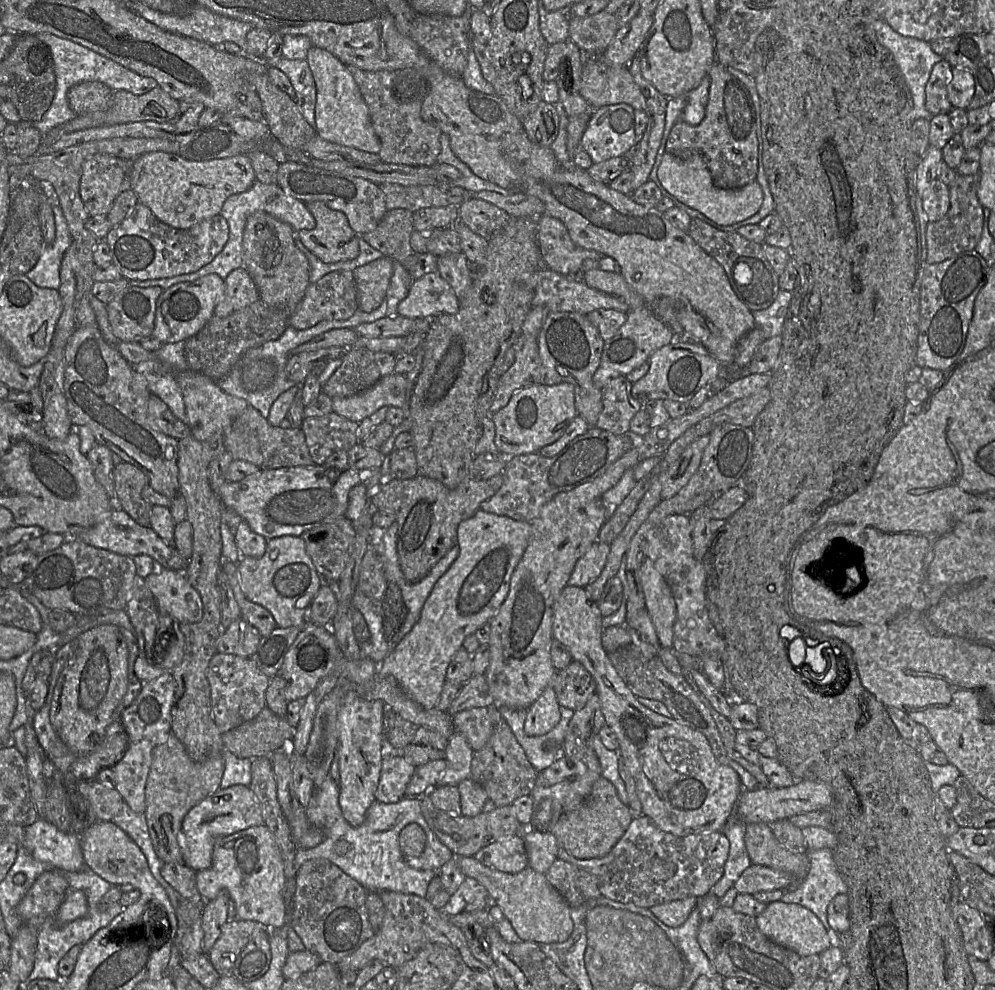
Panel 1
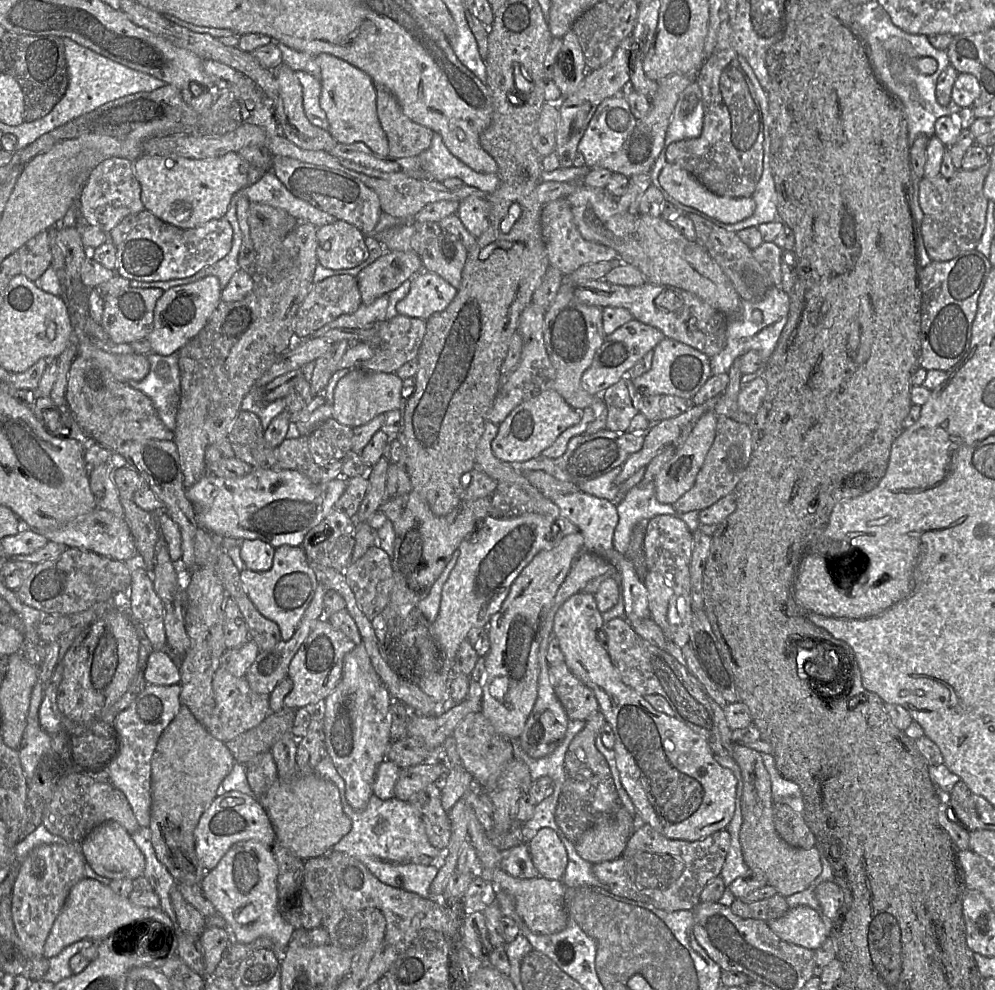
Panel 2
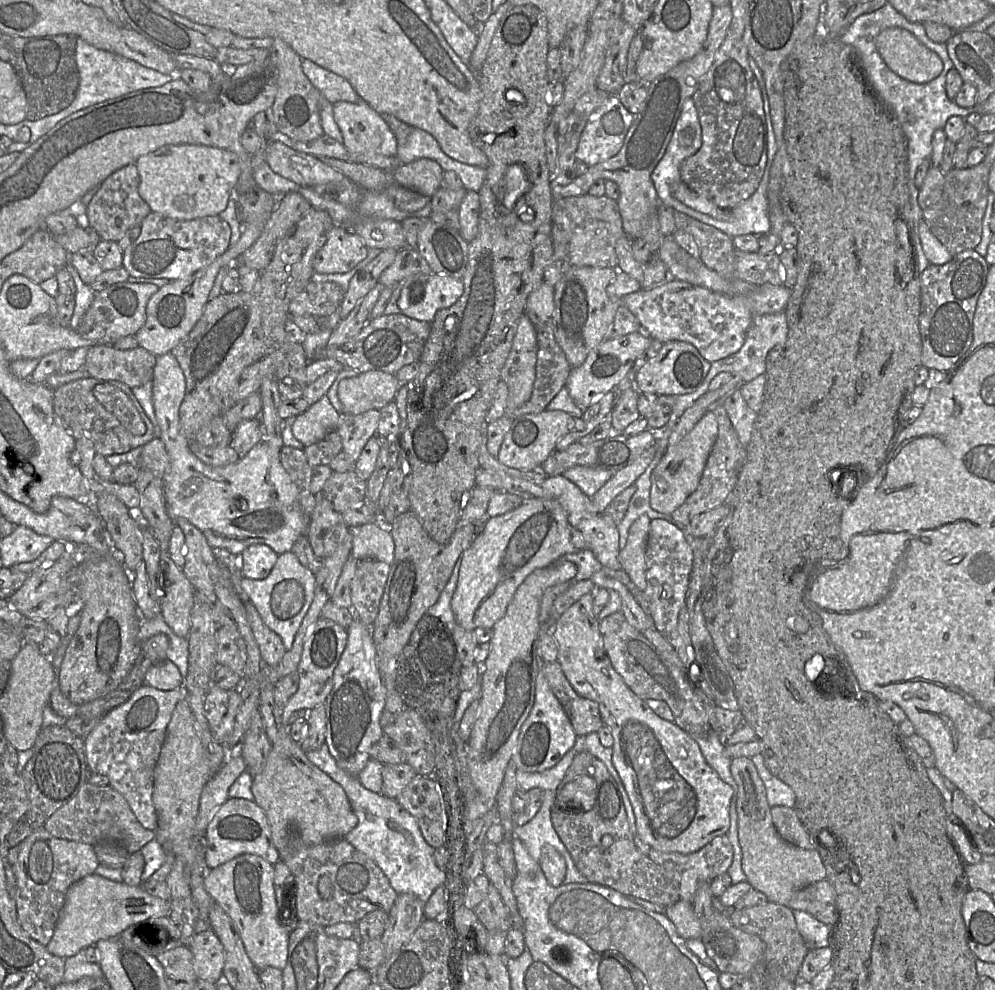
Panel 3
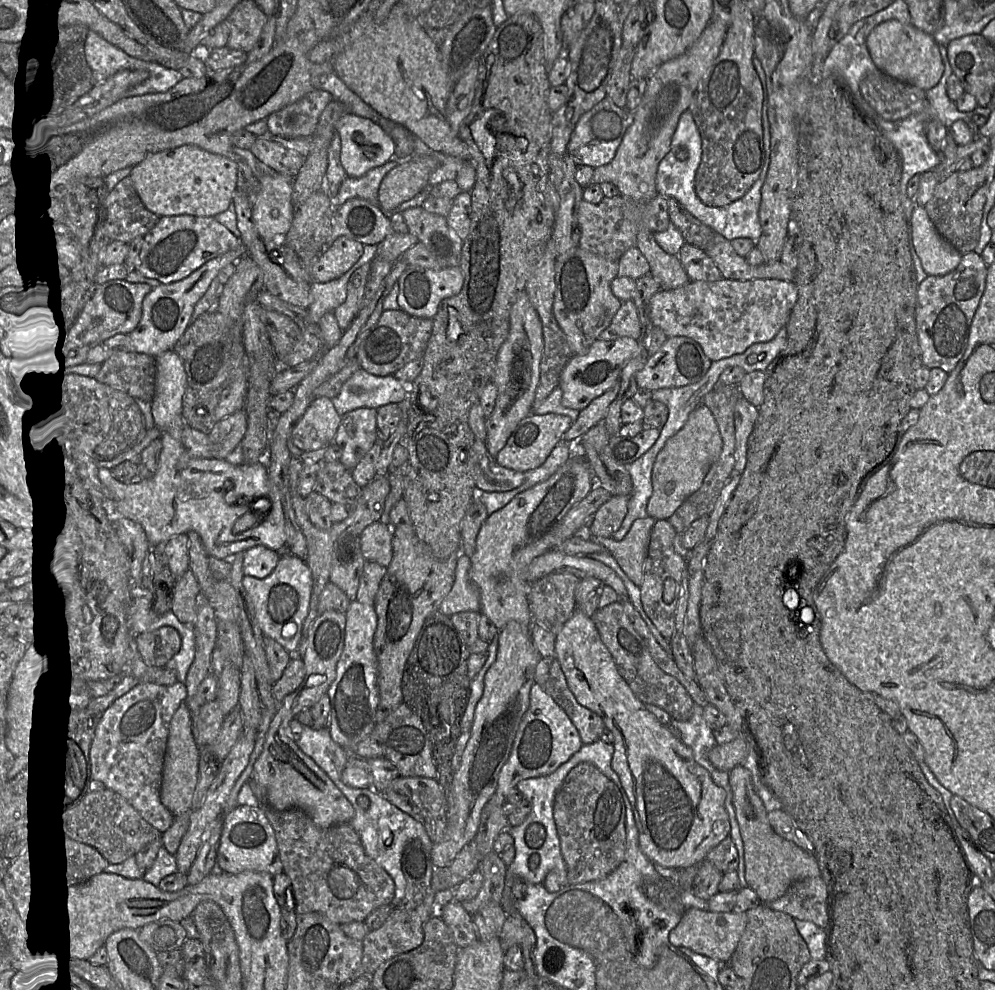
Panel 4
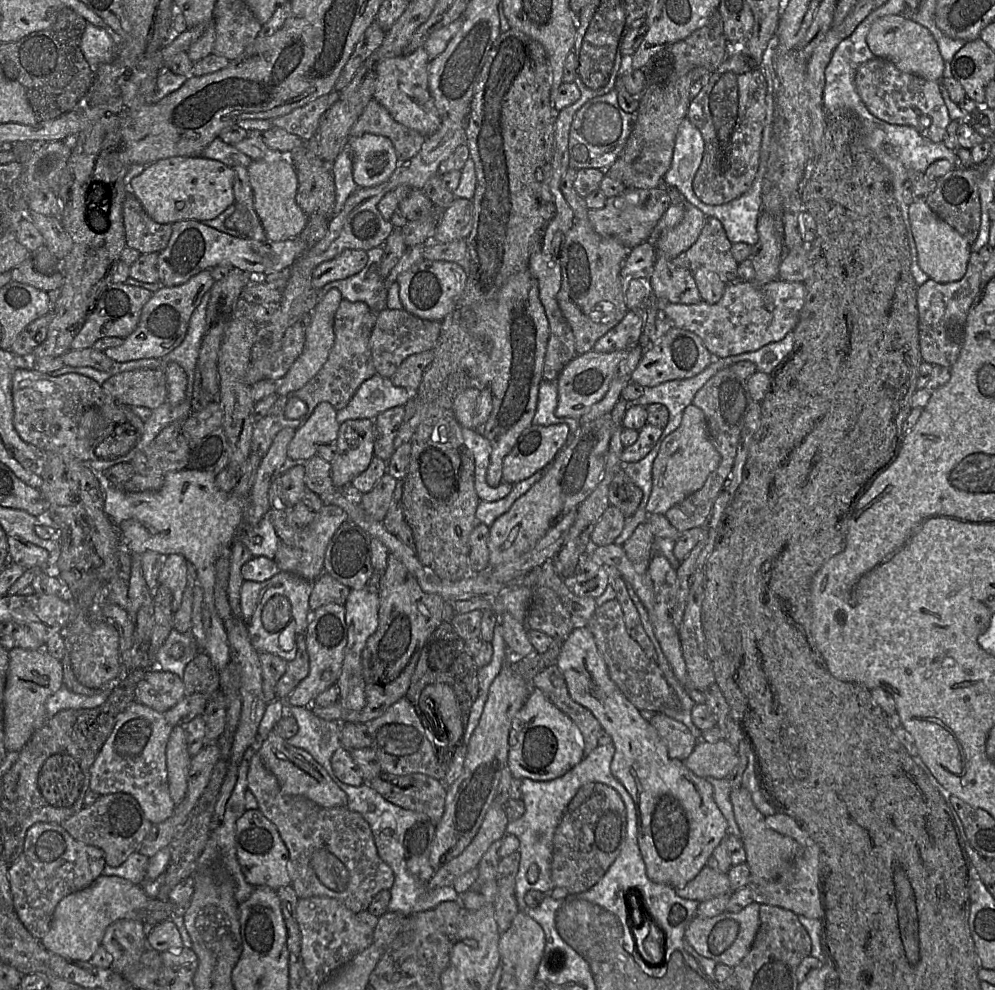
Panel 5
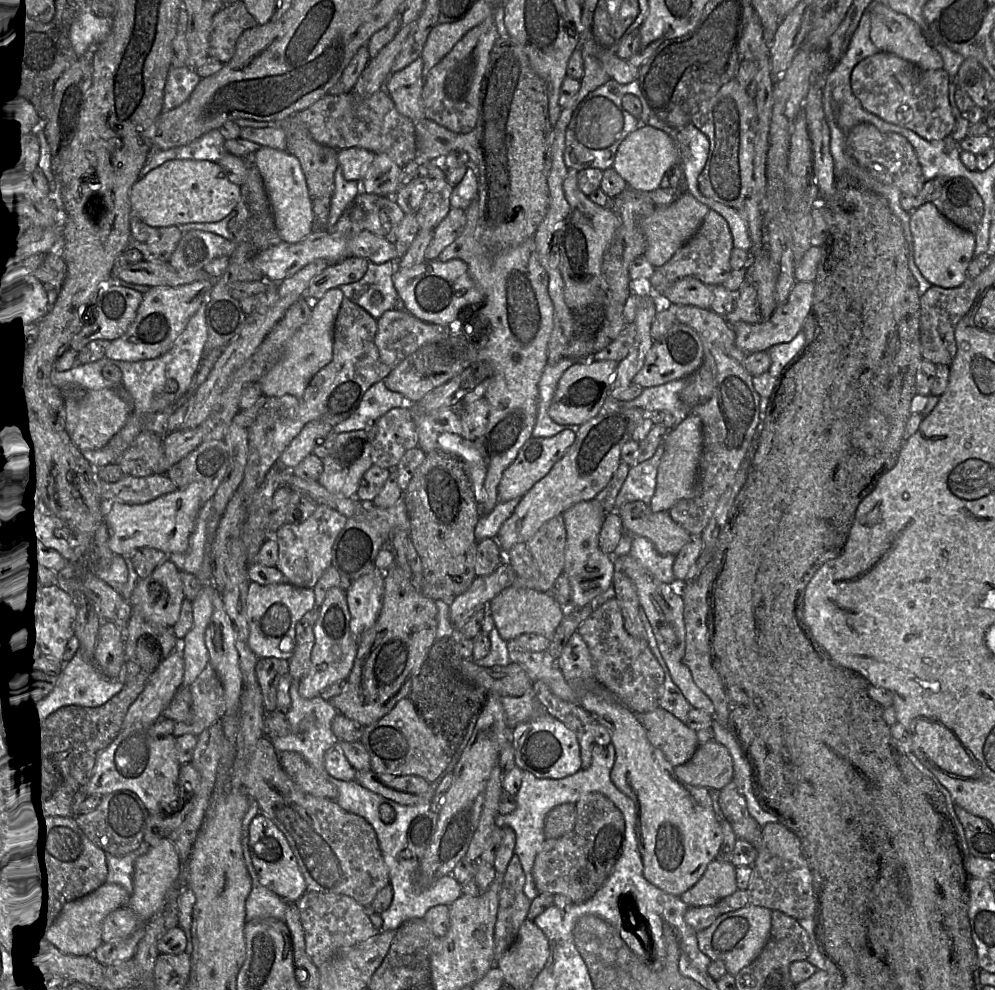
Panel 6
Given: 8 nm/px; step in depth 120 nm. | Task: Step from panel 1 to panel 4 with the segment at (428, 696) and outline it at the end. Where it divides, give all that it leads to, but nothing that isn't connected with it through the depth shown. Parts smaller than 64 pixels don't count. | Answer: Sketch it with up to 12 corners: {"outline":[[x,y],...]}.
{"outline":[[576,451],[488,516],[469,577],[500,631],[532,625],[526,572],[550,550],[604,552],[568,512],[597,484]]}

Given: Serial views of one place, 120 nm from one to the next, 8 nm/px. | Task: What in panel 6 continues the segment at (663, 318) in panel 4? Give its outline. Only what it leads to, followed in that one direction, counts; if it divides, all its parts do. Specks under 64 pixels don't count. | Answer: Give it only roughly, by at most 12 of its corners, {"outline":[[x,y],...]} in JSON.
{"outline":[[796,282],[759,324],[729,323],[744,354],[767,351],[802,332],[813,282]]}

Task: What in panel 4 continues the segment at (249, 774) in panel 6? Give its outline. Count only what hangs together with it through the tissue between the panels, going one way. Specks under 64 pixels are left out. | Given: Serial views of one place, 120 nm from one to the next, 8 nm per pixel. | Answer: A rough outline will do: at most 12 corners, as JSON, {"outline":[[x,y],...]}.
{"outline":[[275,810],[297,914],[342,925],[392,903],[394,880],[350,823]]}

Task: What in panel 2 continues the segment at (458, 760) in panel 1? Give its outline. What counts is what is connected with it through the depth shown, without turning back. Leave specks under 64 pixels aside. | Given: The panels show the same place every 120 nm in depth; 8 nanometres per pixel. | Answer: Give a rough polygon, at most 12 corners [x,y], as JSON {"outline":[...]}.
{"outline":[[462,765],[451,767],[436,784],[448,813],[475,787]]}

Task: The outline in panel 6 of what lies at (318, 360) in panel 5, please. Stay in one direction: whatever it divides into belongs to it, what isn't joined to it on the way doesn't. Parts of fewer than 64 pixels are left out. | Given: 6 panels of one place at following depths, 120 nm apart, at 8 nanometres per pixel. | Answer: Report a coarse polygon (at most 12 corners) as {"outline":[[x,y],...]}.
{"outline":[[332,288],[260,379],[263,395],[300,397],[332,361],[344,297]]}

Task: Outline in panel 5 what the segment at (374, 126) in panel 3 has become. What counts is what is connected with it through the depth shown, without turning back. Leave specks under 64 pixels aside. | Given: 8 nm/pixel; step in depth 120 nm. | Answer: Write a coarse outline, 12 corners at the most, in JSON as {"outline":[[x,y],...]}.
{"outline":[[349,137],[359,188],[387,181],[399,164],[392,142]]}

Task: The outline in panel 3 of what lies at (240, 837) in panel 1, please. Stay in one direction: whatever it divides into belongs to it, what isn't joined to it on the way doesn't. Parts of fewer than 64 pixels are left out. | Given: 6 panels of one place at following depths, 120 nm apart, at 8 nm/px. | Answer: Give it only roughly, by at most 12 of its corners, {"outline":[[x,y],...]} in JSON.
{"outline":[[242,854],[204,887],[257,970],[287,964],[274,865]]}

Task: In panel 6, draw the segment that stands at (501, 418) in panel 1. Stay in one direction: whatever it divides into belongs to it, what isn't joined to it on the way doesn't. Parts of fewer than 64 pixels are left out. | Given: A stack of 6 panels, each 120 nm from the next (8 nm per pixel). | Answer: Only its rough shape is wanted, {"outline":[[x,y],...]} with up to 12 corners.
{"outline":[[576,433],[531,436],[504,470],[499,500],[522,498],[574,443]]}

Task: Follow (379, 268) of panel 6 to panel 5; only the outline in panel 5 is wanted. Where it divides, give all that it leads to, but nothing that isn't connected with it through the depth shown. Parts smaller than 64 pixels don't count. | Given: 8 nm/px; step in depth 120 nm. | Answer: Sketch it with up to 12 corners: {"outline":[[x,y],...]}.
{"outline":[[382,246],[367,250],[364,268],[317,290],[318,301],[336,288],[343,299],[387,308],[388,288],[379,274]]}

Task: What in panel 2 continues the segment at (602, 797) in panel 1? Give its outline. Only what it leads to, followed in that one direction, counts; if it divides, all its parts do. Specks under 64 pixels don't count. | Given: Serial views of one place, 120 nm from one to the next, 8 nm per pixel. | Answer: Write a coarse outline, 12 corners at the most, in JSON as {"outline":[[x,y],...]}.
{"outline":[[625,807],[599,817],[575,844],[592,864],[619,857],[635,829]]}

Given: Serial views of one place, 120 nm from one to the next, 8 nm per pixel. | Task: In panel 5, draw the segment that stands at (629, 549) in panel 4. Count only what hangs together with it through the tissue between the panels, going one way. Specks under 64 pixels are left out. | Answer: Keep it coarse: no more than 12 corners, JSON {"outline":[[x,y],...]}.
{"outline":[[641,523],[622,545],[638,573],[654,554],[650,526]]}

